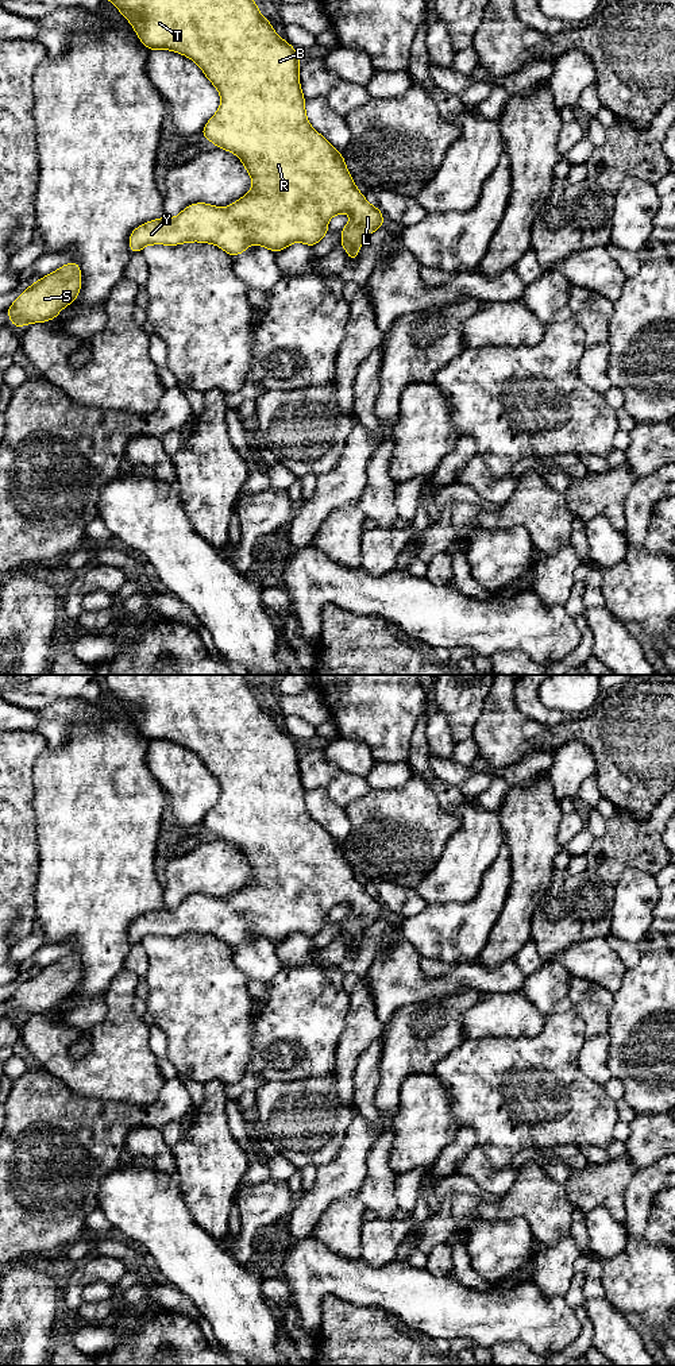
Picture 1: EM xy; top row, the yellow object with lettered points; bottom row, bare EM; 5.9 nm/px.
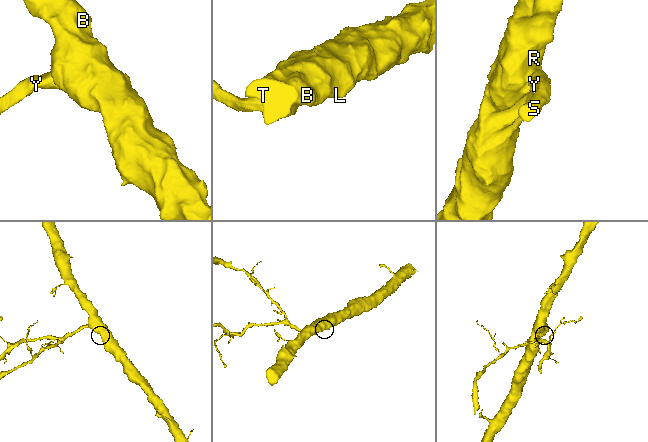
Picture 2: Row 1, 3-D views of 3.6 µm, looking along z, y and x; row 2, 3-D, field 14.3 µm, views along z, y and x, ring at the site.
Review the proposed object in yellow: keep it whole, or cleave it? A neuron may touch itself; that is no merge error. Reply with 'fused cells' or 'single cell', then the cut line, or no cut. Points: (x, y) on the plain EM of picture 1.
single cell; no cut

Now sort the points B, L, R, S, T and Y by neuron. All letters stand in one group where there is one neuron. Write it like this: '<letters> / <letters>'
B L R S T Y

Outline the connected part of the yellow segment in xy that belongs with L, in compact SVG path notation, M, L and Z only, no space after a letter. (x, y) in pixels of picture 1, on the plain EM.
M100 675L100 678L104 690L112 692L127 709L148 741L165 740L186 746L217 779L221 787L220 799L201 825L216 838L236 845L252 869L251 883L228 899L197 894L186 898L174 910L161 908L135 919L130 926L132 945L140 944L147 935L176 937L188 933L216 935L231 948L244 944L251 931L274 945L294 933L313 938L329 923L328 911L348 903L351 910L339 922L343 927L339 937L348 942L348 950L354 953L364 930L385 915L383 907L356 880L343 846L309 817L298 769L300 745L275 725L269 711L262 709L244 675Z

